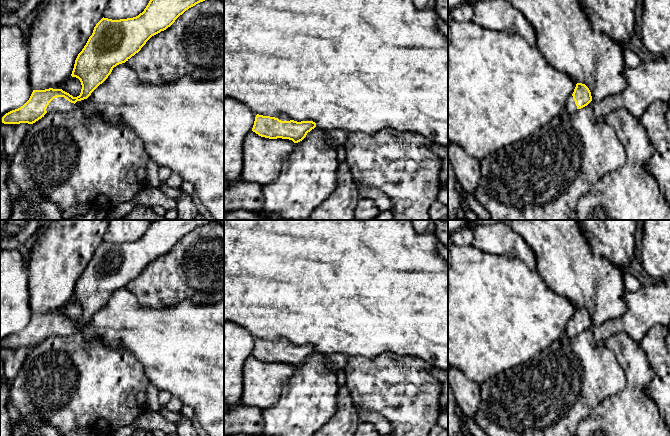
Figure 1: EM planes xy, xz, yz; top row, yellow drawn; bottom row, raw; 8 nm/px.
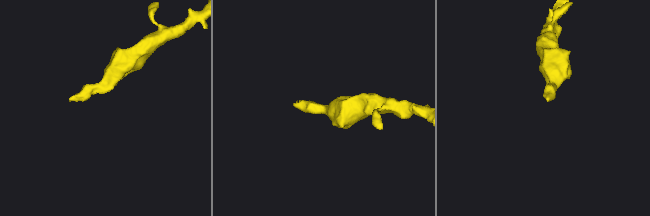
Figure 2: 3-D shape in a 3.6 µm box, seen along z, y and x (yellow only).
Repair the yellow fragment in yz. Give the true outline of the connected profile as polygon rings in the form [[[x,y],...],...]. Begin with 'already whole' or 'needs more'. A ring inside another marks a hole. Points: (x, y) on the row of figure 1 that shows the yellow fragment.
needs more | [[[577,83],[573,94],[568,98],[565,112],[574,113],[578,109],[587,106],[592,101],[589,88],[582,83]]]

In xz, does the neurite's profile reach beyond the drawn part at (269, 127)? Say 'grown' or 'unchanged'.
grown

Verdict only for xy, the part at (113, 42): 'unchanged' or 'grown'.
grown

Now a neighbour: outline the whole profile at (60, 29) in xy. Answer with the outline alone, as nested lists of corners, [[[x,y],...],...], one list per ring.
[[[47,0],[36,11],[28,33],[28,67],[34,90],[45,90],[65,82],[72,74],[75,60],[92,35],[94,27],[103,18],[108,0]]]

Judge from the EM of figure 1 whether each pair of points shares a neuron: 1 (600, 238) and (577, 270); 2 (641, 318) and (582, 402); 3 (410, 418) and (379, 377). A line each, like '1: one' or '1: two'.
1: two
2: one
3: one

